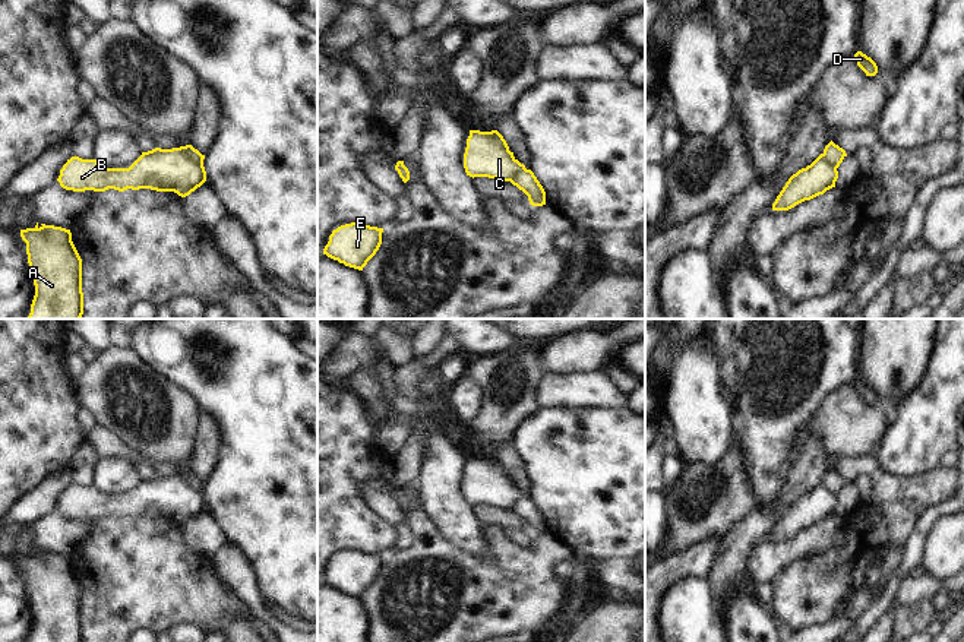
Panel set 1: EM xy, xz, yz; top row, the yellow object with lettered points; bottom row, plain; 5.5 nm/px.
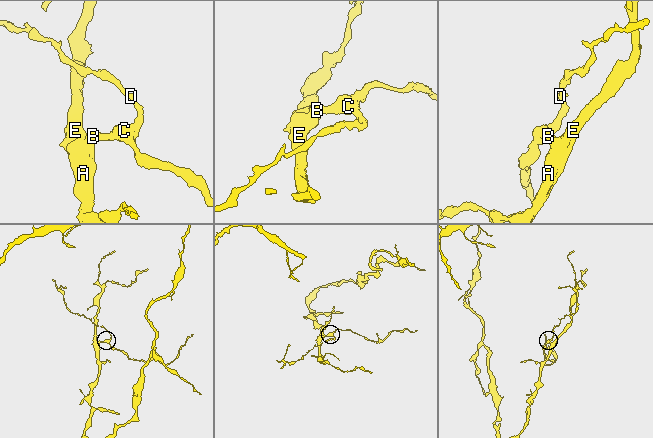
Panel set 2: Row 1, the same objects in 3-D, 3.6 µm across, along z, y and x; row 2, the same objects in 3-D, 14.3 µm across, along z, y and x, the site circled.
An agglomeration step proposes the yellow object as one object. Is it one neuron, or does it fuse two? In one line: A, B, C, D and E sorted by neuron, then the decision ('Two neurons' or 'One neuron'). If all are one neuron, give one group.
Groups: A B C E / D. Two neurons.

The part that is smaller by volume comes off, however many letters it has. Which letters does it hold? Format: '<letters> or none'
D

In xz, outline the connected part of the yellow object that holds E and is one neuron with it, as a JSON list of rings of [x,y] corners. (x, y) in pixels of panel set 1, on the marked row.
[[[360,222],[341,225],[329,235],[323,254],[345,266],[363,271],[367,262],[379,250],[382,233],[383,228]]]

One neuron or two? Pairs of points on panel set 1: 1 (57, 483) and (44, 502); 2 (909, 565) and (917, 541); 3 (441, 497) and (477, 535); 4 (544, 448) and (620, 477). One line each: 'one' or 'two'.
1: one
2: one
3: one
4: one

